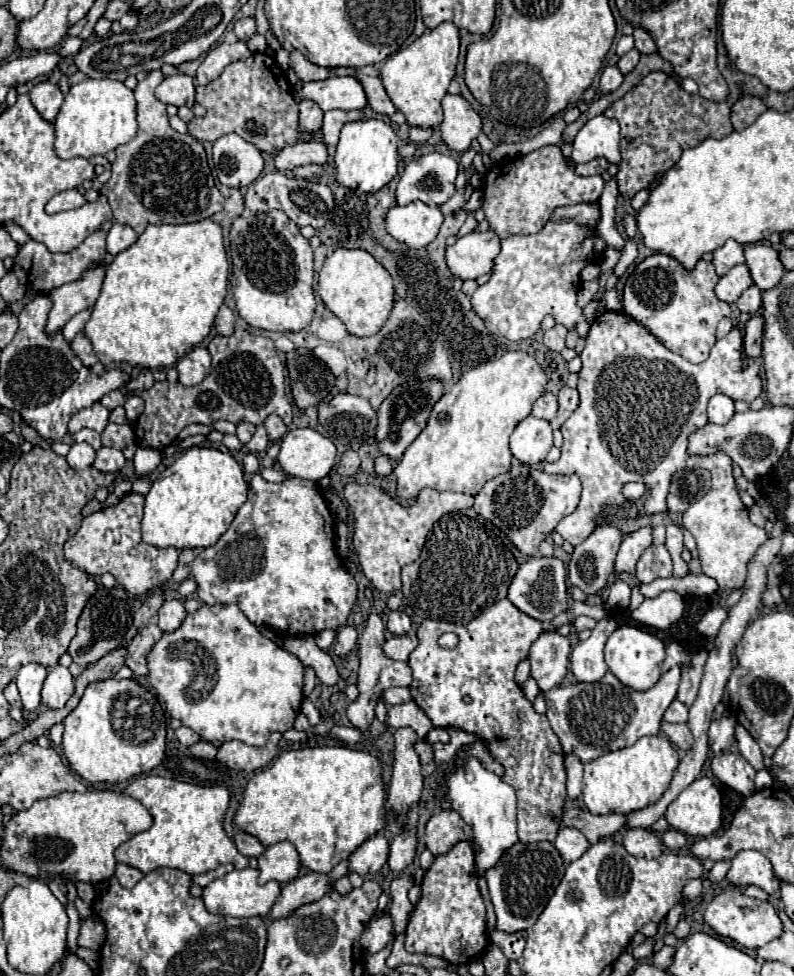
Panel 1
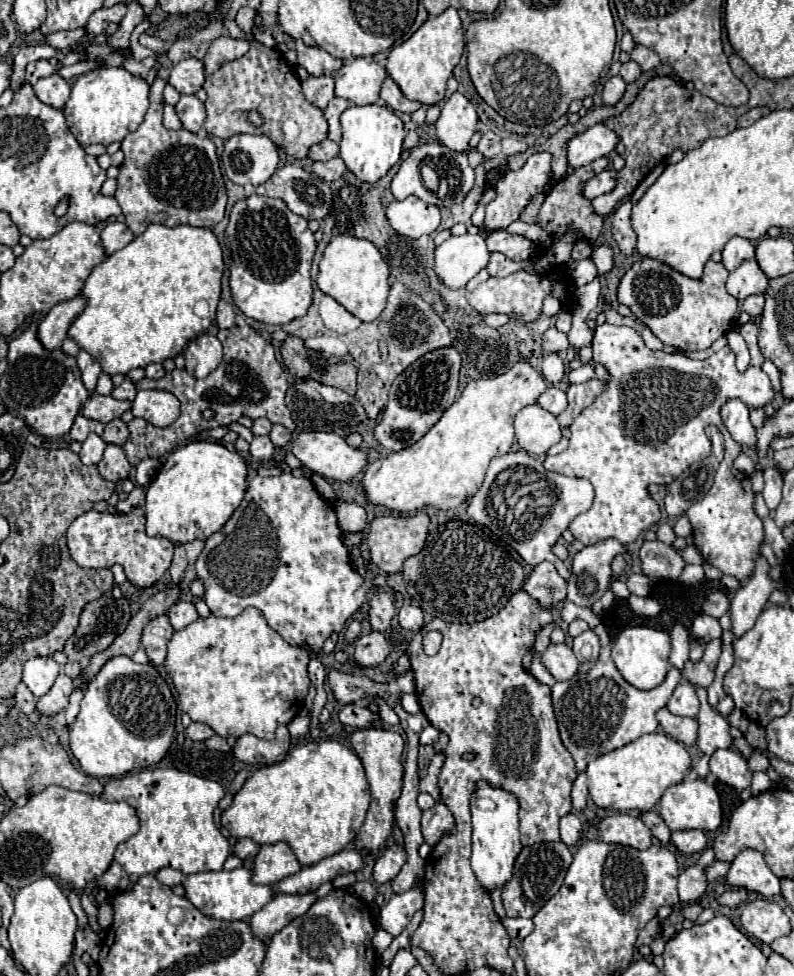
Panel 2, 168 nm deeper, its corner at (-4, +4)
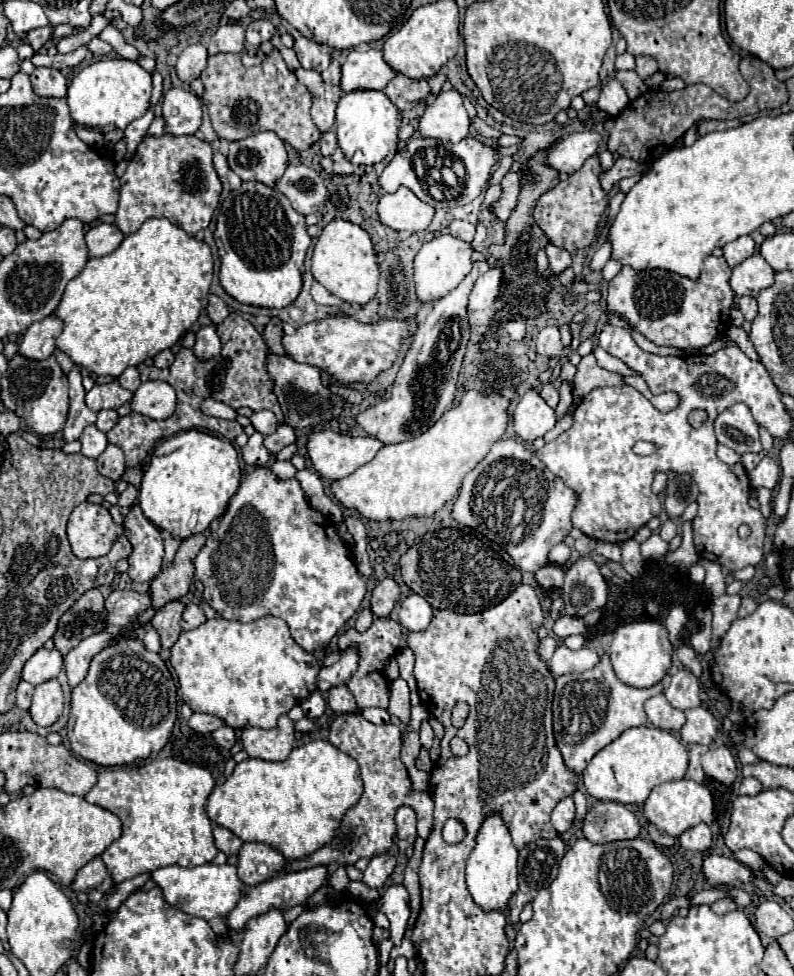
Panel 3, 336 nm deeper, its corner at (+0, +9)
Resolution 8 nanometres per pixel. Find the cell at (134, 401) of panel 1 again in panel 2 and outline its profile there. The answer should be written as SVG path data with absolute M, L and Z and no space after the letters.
M138 391L132 401L132 413L156 427L168 427L180 415L180 401L168 391Z

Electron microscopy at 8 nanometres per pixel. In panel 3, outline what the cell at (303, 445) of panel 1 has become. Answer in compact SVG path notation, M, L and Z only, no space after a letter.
M332 430L312 432L306 440L306 450L314 470L328 478L340 480L370 462L384 444L370 436L346 436Z

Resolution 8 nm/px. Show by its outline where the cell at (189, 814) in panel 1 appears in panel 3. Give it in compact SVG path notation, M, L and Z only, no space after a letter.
M174 758L102 770L96 786L84 798L114 812L122 820L122 836L102 856L114 884L172 864L200 866L212 862L218 848L212 836L212 822L204 810L212 790L214 778L208 770Z

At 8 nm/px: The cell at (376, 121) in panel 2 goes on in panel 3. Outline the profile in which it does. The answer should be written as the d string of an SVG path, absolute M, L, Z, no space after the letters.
M356 90L342 96L336 108L338 126L338 146L352 164L374 166L382 162L398 142L400 110L390 102L384 92L376 90Z

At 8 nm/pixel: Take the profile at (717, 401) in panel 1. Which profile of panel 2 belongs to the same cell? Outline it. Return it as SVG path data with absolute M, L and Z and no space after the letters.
M730 399L722 407L722 421L738 445L744 449L752 449L756 445L756 429L750 423L748 407L740 399Z

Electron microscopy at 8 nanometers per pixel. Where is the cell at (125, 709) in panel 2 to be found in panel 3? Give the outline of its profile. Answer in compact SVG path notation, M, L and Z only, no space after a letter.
M122 640L106 646L90 662L88 676L72 690L72 708L68 718L68 740L72 752L98 766L128 766L158 754L172 736L176 720L176 684L158 654L148 652L140 640Z

